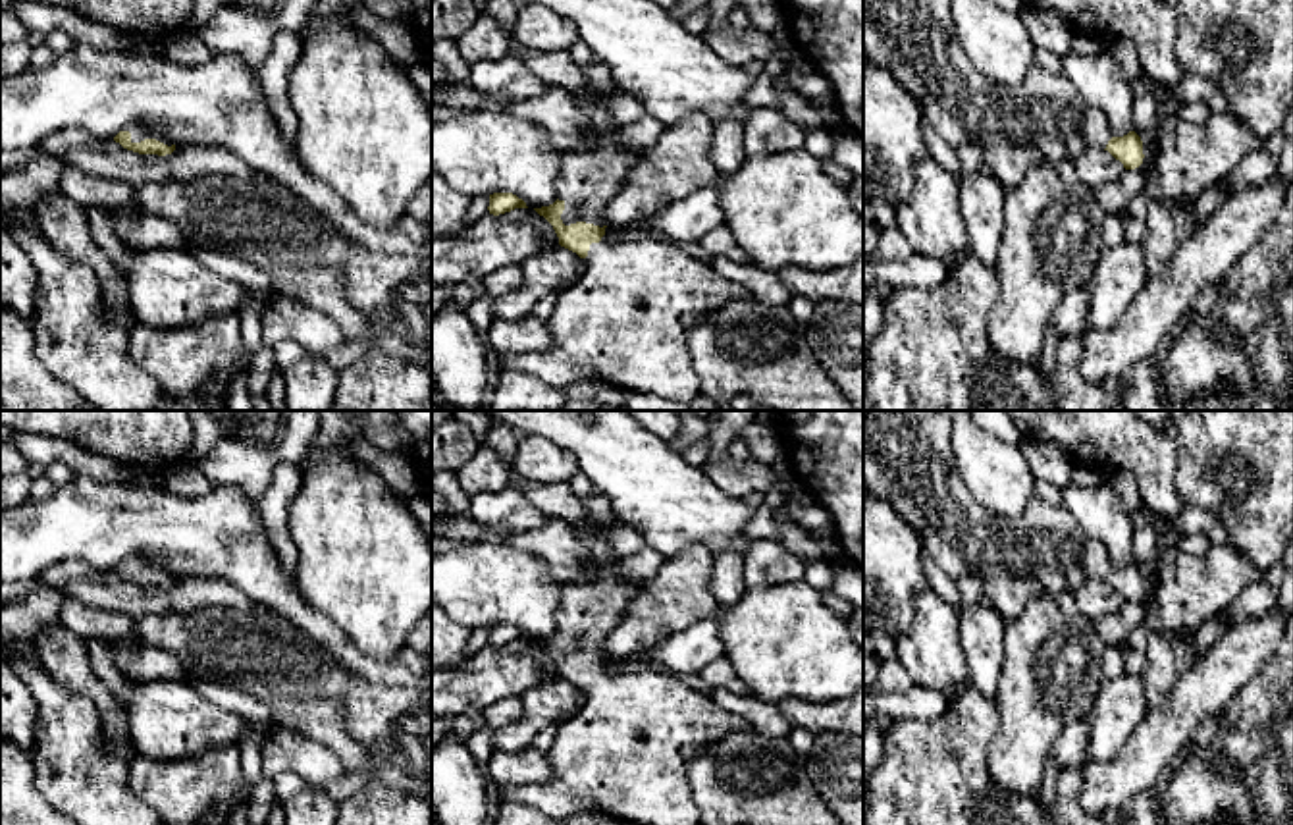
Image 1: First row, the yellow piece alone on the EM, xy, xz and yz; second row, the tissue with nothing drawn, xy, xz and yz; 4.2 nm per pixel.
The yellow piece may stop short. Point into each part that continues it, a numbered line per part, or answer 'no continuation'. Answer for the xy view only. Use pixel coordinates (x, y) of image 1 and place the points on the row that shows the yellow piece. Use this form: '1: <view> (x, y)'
1: xy (139, 133)

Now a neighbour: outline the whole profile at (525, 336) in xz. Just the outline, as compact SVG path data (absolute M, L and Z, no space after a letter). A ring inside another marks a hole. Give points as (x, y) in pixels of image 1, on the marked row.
M526 316L522 320L497 320L488 332L488 343L503 355L549 353L553 337L545 322Z

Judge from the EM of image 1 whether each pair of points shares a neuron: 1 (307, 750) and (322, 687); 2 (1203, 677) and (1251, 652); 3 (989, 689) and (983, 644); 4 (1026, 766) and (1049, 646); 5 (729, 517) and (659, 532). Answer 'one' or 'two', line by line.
1: two
2: one
3: one
4: one
5: one

